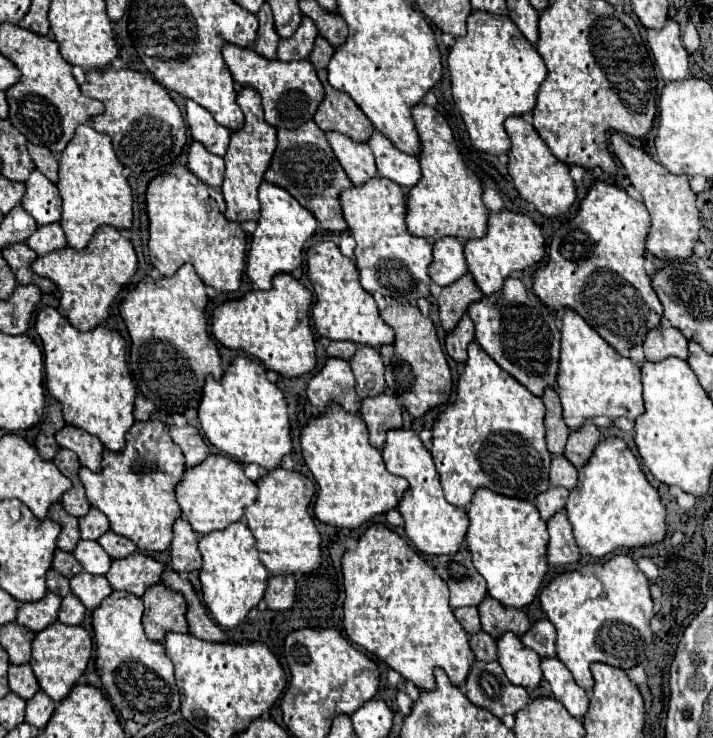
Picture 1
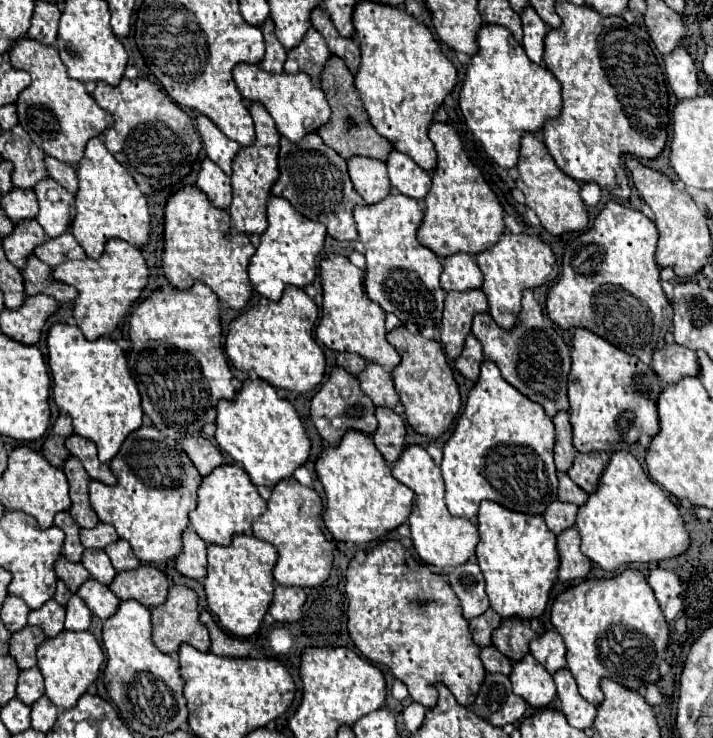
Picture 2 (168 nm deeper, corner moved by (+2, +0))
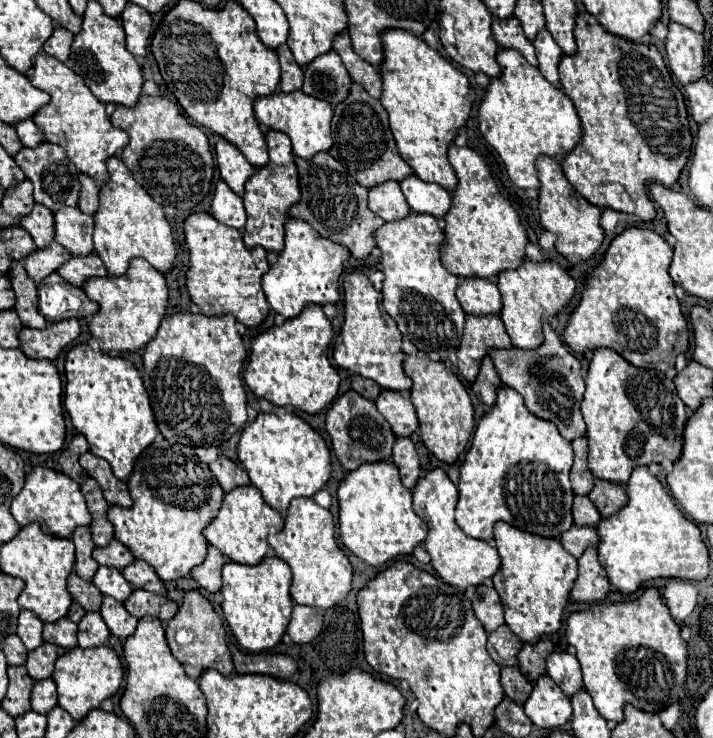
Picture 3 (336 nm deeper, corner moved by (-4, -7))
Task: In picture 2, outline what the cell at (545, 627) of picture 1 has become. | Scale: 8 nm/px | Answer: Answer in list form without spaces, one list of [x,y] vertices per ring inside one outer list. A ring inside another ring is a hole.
[[[546,631],[530,645],[530,653],[536,657],[538,663],[546,667],[548,673],[554,673],[562,667],[566,667],[566,647],[556,631]]]

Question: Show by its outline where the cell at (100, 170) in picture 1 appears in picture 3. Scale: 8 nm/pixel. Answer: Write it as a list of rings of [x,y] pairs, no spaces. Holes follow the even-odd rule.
[[[118,158],[108,162],[110,180],[100,190],[100,210],[94,216],[94,248],[112,276],[122,276],[132,258],[148,260],[158,272],[168,274],[174,268],[176,244],[164,210],[150,194],[130,176],[130,170]]]

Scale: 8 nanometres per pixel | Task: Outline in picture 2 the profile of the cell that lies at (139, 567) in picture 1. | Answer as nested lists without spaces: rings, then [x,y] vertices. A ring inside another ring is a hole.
[[[142,563],[140,569],[118,573],[110,589],[118,599],[136,599],[144,607],[156,607],[166,599],[168,579],[164,571]]]

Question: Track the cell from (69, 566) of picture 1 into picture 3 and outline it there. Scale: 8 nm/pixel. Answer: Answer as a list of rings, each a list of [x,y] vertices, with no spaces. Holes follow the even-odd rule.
[[[72,572],[68,578],[68,590],[70,590],[74,602],[78,602],[86,612],[98,612],[100,610],[102,592],[98,592],[98,588],[94,588],[92,582],[86,582]]]

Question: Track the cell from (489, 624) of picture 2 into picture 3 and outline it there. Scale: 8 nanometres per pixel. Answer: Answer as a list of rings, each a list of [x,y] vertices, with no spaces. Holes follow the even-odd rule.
[[[504,624],[496,632],[488,634],[488,654],[502,666],[518,666],[518,652],[522,650],[522,642],[510,628]]]

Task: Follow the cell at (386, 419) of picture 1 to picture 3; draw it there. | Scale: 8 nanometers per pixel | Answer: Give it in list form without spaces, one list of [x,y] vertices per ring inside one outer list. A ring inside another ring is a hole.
[[[396,438],[394,450],[392,450],[392,462],[400,470],[402,484],[408,490],[414,490],[414,486],[422,474],[422,468],[420,468],[420,460],[418,460],[416,448],[410,438]]]

